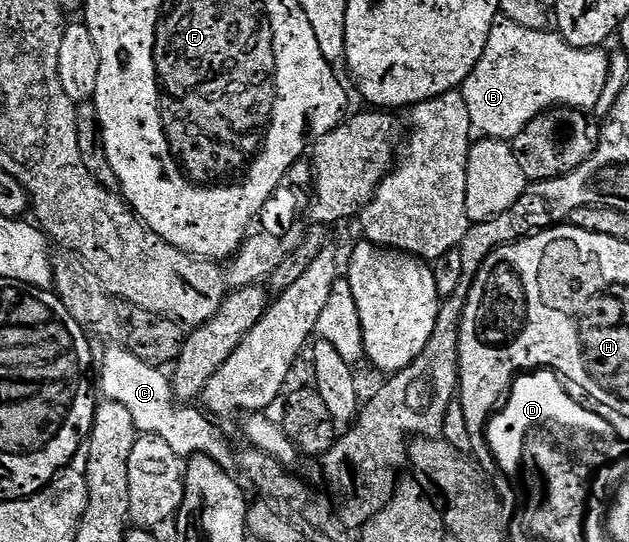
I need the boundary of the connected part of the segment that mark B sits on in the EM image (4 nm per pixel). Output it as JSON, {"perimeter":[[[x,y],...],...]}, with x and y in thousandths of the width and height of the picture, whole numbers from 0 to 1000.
{"perimeter":[[[804,37],[789,39],[777,59],[771,96],[765,96],[765,111],[758,111],[752,133],[736,149],[733,161],[750,249],[763,256],[817,258],[831,242],[835,229],[841,229],[841,221],[884,196],[905,196],[911,203],[928,207],[944,205],[946,194],[955,185],[955,170],[962,170],[971,124],[970,105],[963,98],[959,101],[959,96],[952,89],[911,89],[882,59],[828,52],[828,44]]]}

